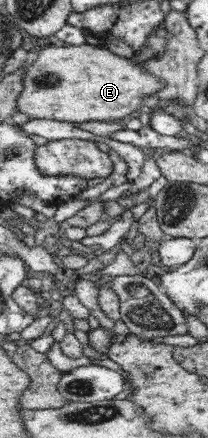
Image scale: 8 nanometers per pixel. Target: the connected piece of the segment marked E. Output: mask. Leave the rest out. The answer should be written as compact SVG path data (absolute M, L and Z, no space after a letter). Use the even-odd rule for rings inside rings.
M104 45L49 46L41 49L21 75L22 90L16 99L16 111L30 119L56 119L71 123L114 122L137 111L141 96L157 93L162 81L144 71L143 63L118 57Z

